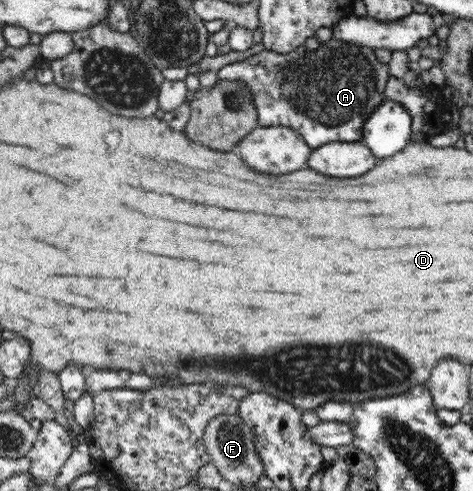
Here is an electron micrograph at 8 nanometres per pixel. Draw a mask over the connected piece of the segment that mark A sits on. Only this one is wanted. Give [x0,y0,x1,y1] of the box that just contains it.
[217,37,389,149]

